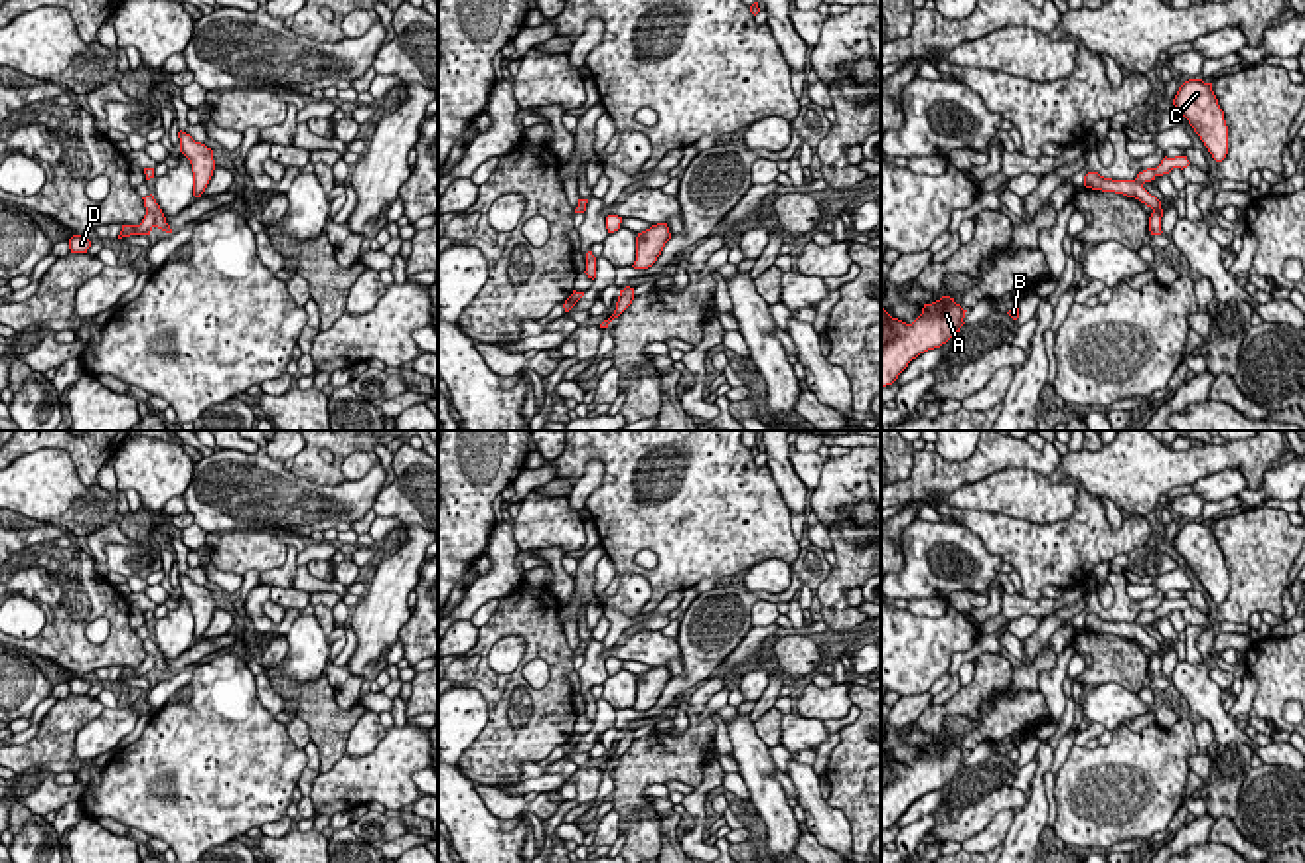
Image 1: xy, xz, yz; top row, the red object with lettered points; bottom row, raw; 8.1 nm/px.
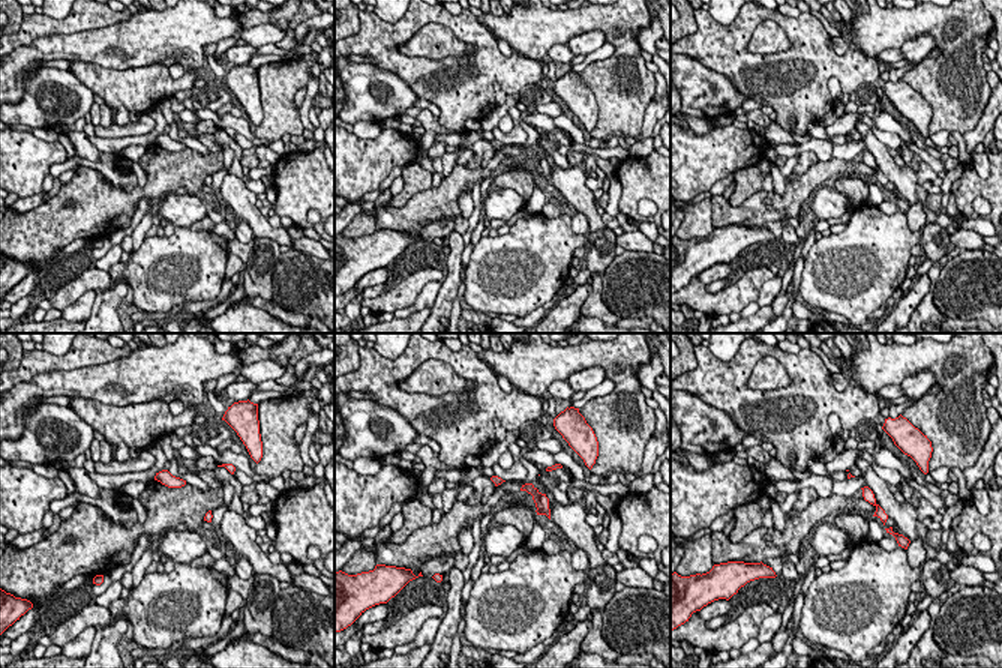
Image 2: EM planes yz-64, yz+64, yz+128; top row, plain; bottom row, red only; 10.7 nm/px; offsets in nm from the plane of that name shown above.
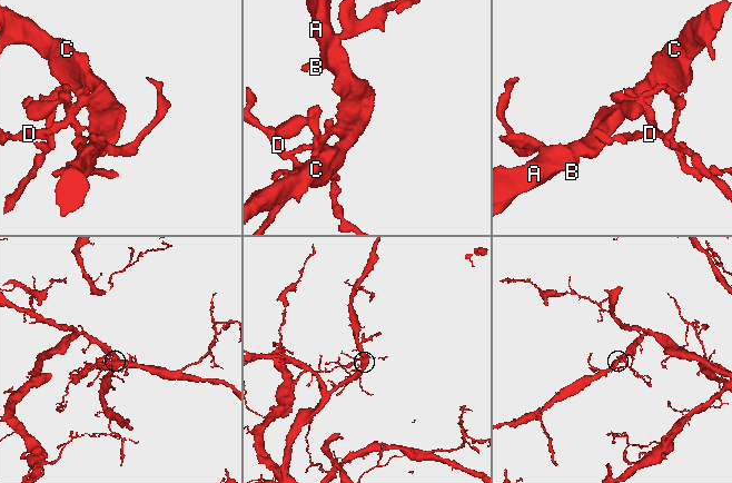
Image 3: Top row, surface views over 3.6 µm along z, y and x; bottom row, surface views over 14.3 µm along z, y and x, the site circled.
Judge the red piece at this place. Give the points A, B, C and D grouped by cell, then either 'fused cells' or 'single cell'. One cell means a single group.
groups A B C / D; fused cells

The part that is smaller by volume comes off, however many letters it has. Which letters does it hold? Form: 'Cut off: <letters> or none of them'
Cut off: D

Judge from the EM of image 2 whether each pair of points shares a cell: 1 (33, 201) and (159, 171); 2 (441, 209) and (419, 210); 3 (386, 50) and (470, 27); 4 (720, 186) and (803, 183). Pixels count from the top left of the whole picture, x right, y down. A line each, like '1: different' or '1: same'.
1: different
2: same
3: same
4: different

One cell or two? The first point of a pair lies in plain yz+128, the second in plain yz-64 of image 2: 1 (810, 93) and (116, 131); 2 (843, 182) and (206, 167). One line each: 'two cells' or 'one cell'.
1: two cells
2: one cell

